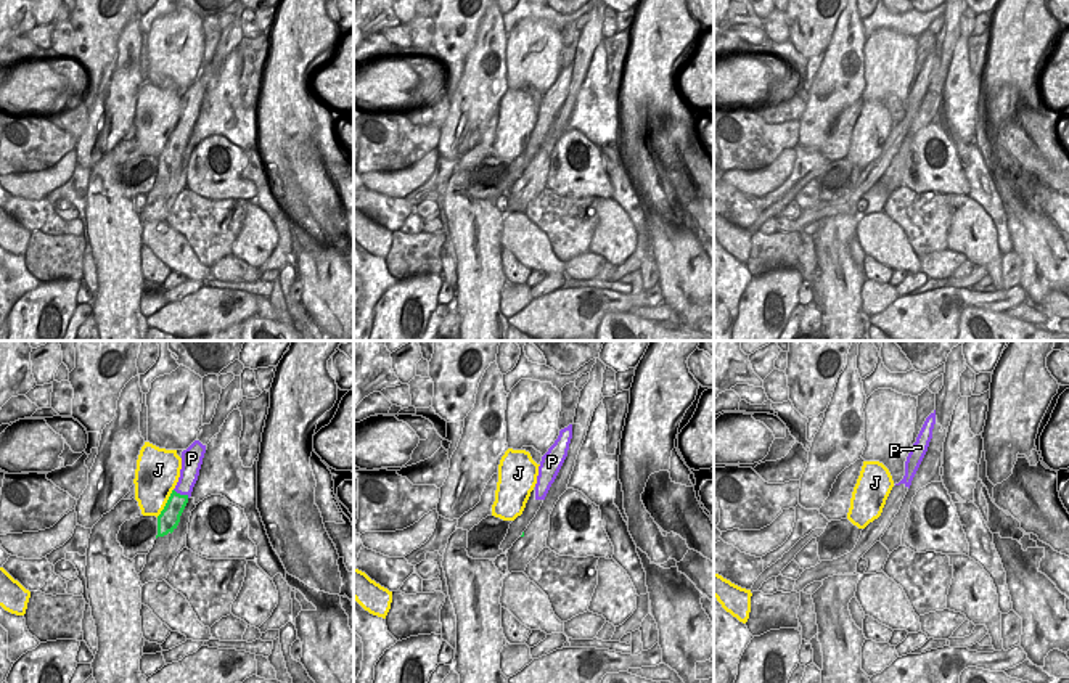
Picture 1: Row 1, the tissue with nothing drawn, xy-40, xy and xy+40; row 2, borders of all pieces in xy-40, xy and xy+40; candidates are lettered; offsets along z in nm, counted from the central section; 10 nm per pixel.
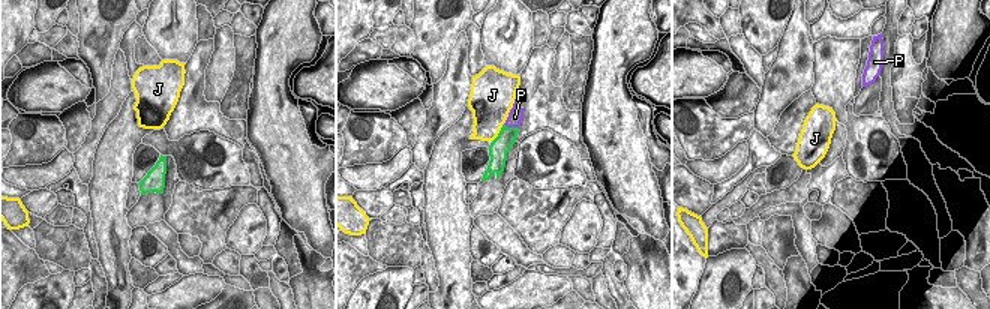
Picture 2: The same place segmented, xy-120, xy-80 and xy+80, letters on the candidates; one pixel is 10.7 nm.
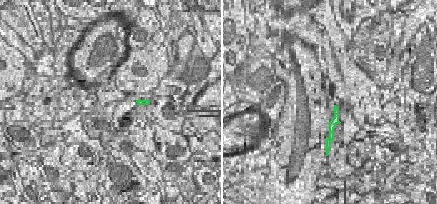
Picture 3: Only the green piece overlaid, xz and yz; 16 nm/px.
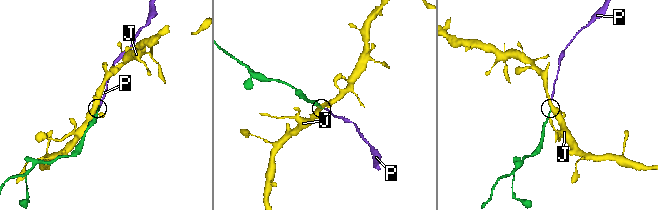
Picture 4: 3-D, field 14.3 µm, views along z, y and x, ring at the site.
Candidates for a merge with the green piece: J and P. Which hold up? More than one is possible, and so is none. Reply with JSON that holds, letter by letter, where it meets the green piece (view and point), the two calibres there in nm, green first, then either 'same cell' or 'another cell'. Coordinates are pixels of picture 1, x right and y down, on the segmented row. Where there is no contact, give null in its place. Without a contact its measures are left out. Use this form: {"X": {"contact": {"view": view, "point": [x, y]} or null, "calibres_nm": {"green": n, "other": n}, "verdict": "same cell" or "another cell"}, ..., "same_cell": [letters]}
{"J": {"contact": {"view": "xy-40", "point": [166, 503]}, "calibres_nm": {"green": 220, "other": 380}, "verdict": "another cell"}, "P": {"contact": {"view": "xy-40", "point": [182, 495]}, "calibres_nm": {"green": 200, "other": 190}, "verdict": "same cell"}, "same_cell": ["P"]}

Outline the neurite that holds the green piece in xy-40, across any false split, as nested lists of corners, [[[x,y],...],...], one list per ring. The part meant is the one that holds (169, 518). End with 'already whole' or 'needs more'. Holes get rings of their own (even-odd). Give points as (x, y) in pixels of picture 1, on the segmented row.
[[[195,440],[186,450],[182,452],[180,477],[164,509],[158,516],[156,538],[164,537],[169,532],[172,534],[177,529],[180,516],[198,481],[204,453],[206,453],[206,445],[203,445],[199,440]]]; needs more

